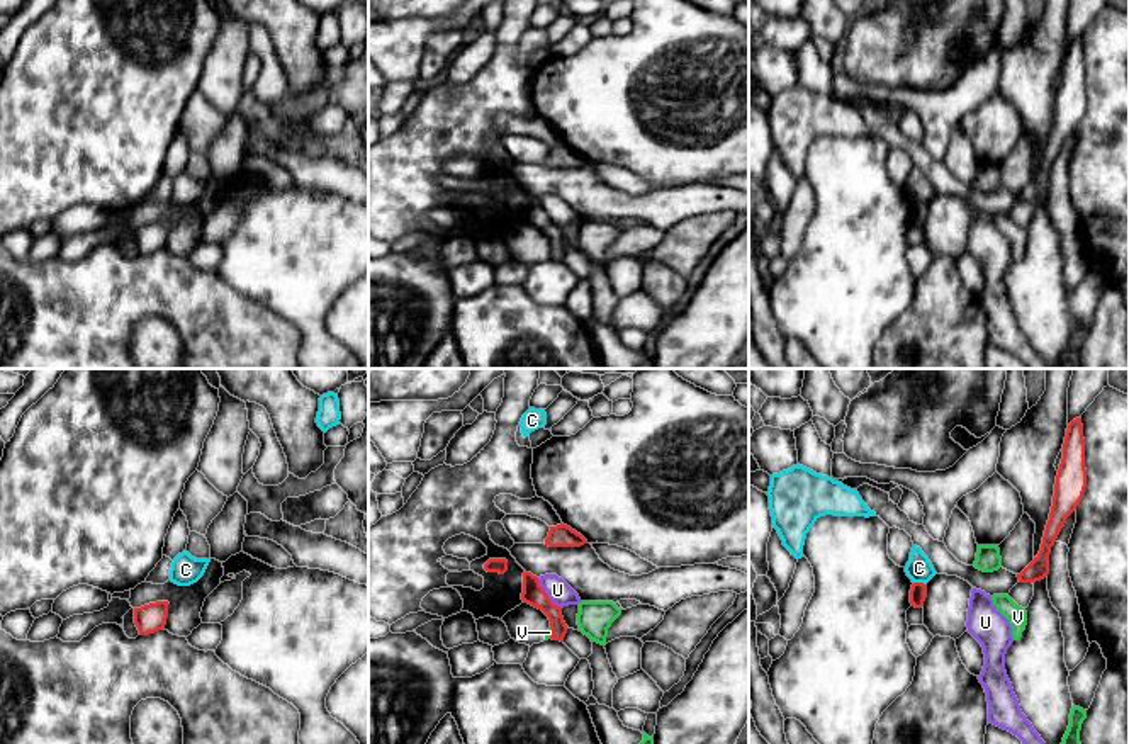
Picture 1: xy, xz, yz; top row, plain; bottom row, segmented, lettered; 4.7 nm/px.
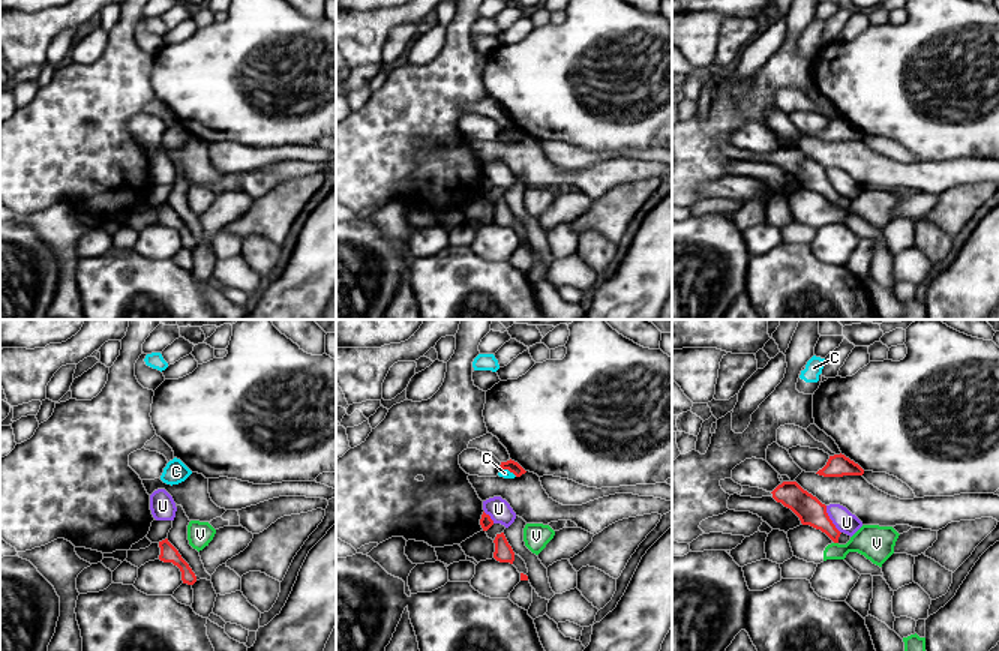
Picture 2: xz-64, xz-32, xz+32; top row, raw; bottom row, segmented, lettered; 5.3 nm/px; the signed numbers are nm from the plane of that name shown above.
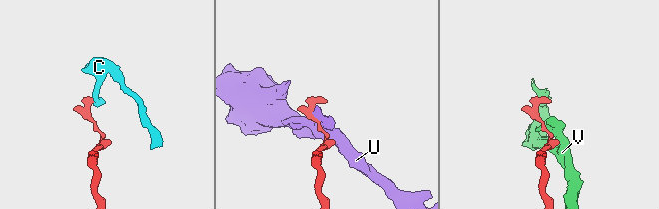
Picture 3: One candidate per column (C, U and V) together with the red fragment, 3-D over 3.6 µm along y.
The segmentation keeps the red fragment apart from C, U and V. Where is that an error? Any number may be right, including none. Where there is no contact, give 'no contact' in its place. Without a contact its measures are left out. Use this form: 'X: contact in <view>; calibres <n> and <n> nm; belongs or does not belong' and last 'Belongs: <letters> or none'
C: contact in yz; calibres 80 and 120 nm; does not belong
U: contact in xz; calibres 100 and 110 nm; does not belong
V: contact in xz; calibres 100 and 30 nm; does not belong
Belongs: none

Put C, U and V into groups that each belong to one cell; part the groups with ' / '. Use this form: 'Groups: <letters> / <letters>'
Groups: C / U / V

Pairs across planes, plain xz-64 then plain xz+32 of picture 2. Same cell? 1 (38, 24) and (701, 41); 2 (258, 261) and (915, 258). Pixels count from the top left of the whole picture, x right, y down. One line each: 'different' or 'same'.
1: same
2: different

